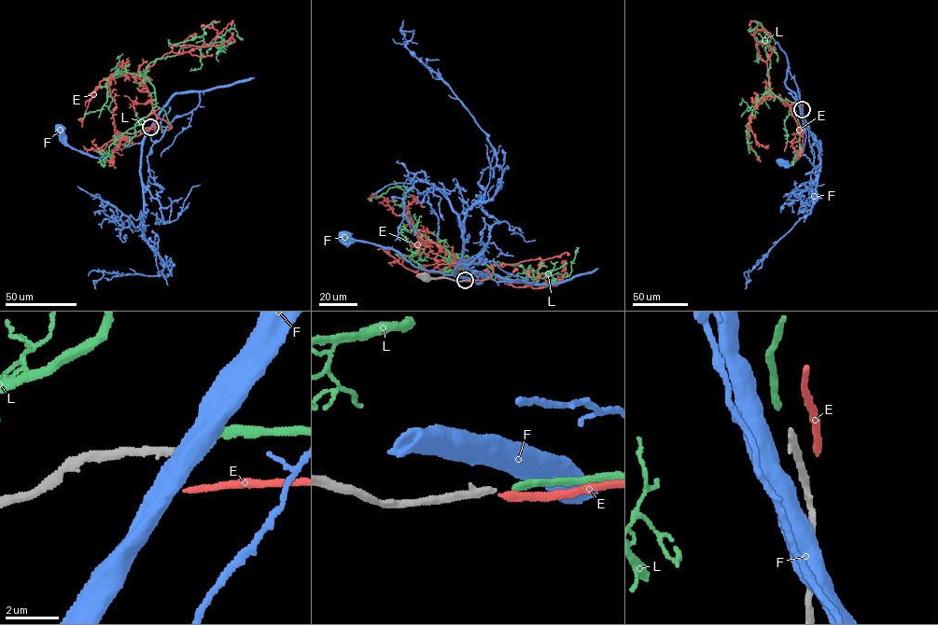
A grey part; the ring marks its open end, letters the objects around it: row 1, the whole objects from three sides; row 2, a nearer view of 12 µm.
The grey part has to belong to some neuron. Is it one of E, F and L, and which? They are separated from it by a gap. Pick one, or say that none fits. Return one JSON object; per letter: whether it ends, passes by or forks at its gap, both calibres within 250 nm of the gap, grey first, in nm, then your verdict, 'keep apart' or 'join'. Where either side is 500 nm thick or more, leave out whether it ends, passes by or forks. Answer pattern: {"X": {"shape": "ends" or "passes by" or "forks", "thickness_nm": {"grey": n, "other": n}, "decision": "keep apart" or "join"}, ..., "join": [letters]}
{"E": {"shape": "ends", "thickness_nm": {"grey": 280, "other": 280}, "decision": "keep apart"}, "F": {"thickness_nm": {"grey": 280, "other": 750}, "decision": "keep apart"}, "L": {"shape": "ends", "thickness_nm": {"grey": 280, "other": 320}, "decision": "keep apart"}, "join": []}

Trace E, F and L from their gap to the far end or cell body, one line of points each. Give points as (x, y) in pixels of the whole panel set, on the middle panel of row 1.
E: (466, 281), (486, 279), (493, 266), (468, 267), (452, 257), (468, 271), (535, 288), (557, 279), (563, 259)
F: (465, 279), (415, 267), (391, 249), (342, 236)
L: (466, 280), (486, 280), (493, 270), (455, 256), (454, 266), (482, 277), (560, 282), (579, 247)

